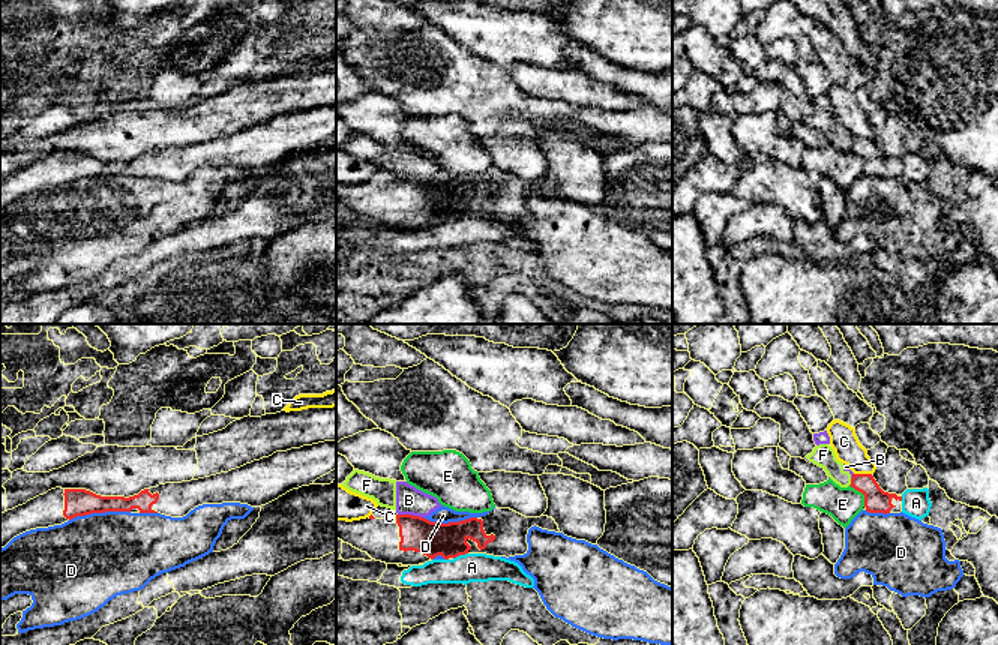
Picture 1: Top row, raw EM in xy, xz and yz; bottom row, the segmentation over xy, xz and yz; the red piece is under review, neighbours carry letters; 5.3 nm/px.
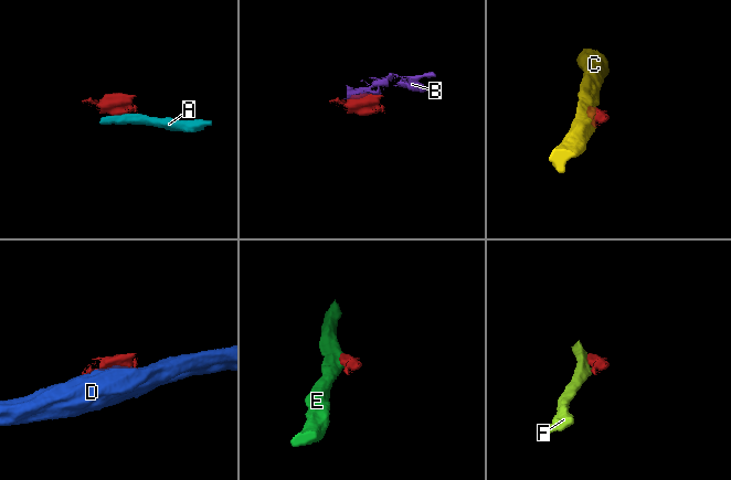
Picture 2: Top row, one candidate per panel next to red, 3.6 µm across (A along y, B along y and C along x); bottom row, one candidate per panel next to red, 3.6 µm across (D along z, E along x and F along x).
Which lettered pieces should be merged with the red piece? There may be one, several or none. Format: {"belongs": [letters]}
{"belongs": []}

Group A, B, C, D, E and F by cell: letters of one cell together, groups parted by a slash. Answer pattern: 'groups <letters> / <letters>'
groups A / B F / C / D / E

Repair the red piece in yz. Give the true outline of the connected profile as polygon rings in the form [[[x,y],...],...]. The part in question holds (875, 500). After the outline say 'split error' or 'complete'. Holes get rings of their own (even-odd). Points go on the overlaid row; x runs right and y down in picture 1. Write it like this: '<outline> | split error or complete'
[[[852,474],[849,486],[864,495],[863,510],[869,513],[902,512],[902,495],[884,492],[872,474]]] | split error

